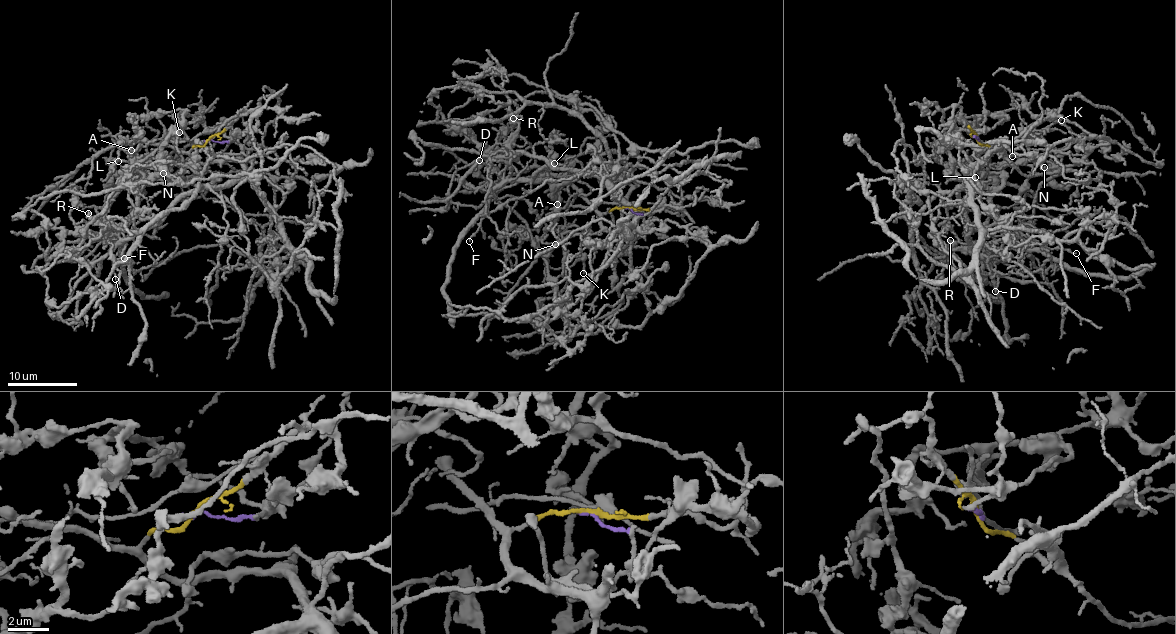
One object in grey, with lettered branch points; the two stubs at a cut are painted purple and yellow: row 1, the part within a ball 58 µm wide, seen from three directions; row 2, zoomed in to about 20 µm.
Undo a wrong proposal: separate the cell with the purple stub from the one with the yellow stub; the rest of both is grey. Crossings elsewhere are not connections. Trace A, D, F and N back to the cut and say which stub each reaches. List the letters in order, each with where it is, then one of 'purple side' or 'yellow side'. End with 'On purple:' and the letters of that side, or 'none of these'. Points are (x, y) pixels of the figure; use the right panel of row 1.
A: place (1012, 156); purple side
D: place (995, 291); yellow side
F: place (1076, 253); yellow side
N: place (1044, 167); purple side
On purple: A, N

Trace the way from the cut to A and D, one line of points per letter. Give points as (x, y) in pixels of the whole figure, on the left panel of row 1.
A: (208, 141), (230, 138), (180, 113), (180, 127), (164, 145), (161, 171), (144, 180), (132, 150)
D: (208, 141), (192, 156), (239, 160), (244, 175), (180, 197), (117, 240), (115, 279)

